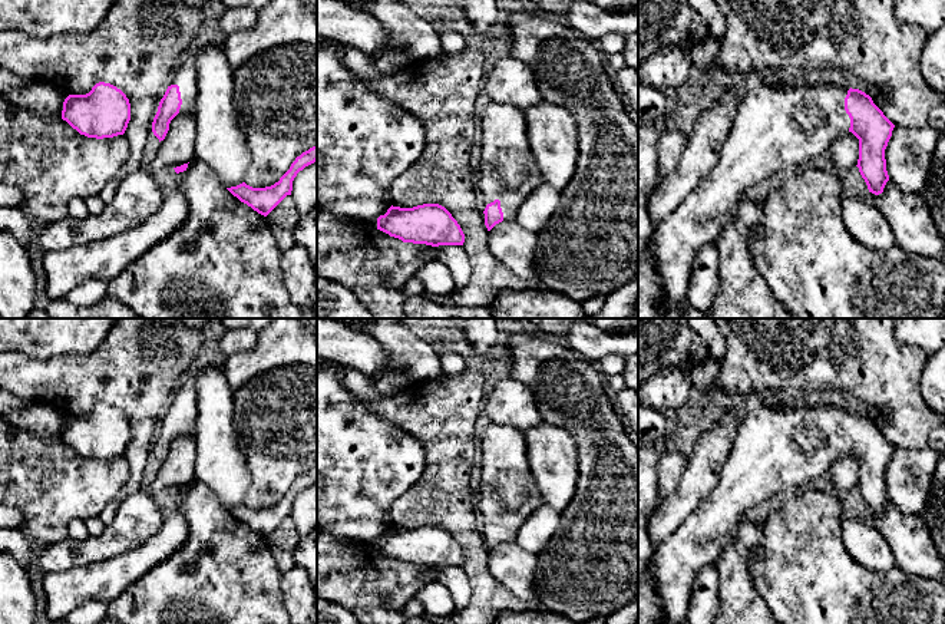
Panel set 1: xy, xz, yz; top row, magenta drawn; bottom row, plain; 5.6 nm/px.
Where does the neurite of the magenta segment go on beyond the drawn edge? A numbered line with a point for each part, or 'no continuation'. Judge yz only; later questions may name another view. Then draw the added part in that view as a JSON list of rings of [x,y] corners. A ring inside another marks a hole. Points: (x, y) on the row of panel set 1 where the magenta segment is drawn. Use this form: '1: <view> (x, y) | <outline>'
1: yz (779, 126) | [[[764,80],[749,90],[711,174],[658,224],[651,235],[657,270],[665,291],[664,307],[687,301],[697,252],[704,245],[717,244],[721,231],[734,221],[737,207],[749,188],[803,161],[823,155],[849,131],[850,118],[845,110],[849,89],[849,85],[840,80],[815,86],[790,83],[776,86]]]

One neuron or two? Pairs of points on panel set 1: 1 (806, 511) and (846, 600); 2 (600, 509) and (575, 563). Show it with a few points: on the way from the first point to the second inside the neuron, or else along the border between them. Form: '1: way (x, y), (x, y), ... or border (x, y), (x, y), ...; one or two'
1: way (806, 532), (806, 560), (825, 578); one
2: way (600, 522), (600, 538), (588, 550); one

